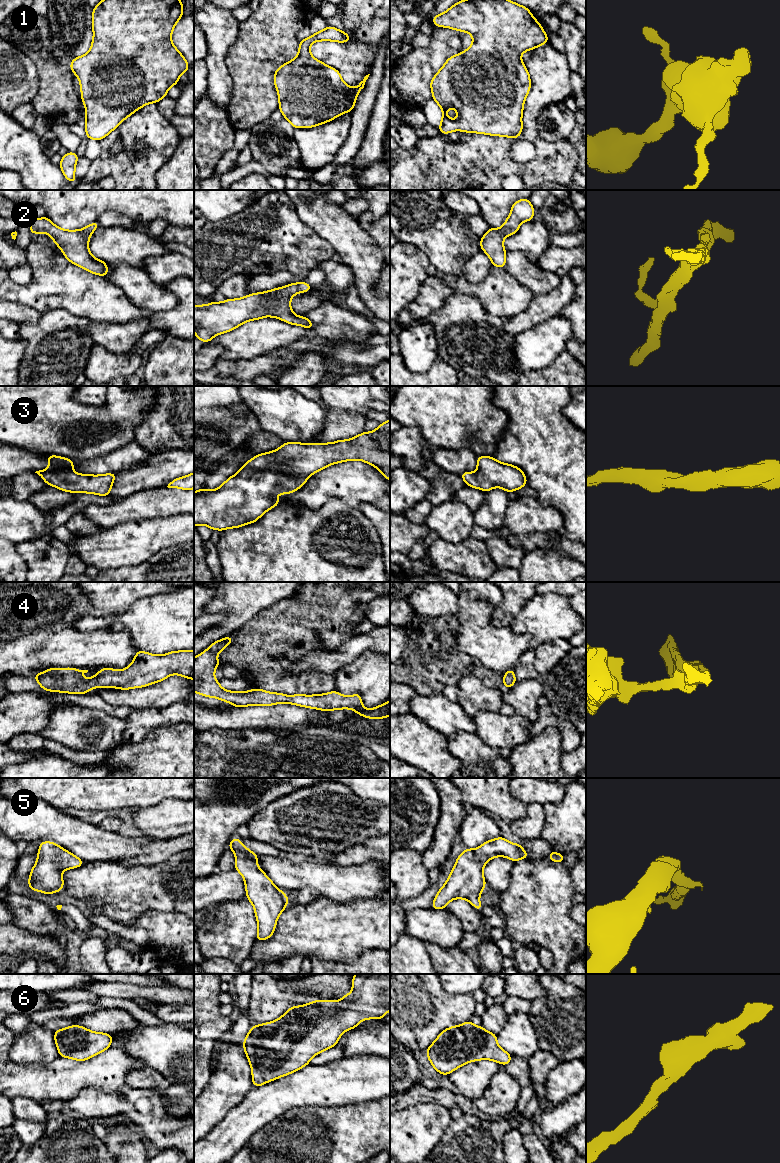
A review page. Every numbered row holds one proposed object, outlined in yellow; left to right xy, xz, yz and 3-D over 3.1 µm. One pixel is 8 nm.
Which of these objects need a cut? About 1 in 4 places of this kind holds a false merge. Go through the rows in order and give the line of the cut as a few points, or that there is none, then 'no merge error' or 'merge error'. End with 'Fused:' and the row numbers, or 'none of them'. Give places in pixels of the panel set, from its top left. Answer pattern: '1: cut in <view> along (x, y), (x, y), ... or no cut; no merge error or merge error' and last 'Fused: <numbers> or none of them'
1: no cut; no merge error
2: no cut; no merge error
3: no cut; no merge error
4: no cut; no merge error
5: no cut; no merge error
6: no cut; no merge error
Fused: none of them

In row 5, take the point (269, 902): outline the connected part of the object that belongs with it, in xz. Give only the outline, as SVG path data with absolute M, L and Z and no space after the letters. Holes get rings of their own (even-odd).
M237 837L230 841L228 848L236 856L235 870L243 876L247 900L254 906L258 923L255 940L267 940L273 935L277 919L289 903L289 898L256 864L259 855L246 848Z

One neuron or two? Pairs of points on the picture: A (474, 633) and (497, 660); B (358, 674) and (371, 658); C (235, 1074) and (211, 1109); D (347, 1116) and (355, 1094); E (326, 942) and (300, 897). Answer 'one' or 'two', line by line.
A: one
B: one
C: one
D: two
E: two

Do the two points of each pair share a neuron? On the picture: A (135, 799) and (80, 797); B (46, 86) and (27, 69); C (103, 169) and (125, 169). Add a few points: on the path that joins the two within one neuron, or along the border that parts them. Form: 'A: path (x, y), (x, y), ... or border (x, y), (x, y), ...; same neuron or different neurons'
A: path (121, 797), (94, 797); same neuron
B: border (30, 58), (38, 76), (38, 91), (31, 101); different neurons
C: path (108, 169), (120, 169); same neuron

